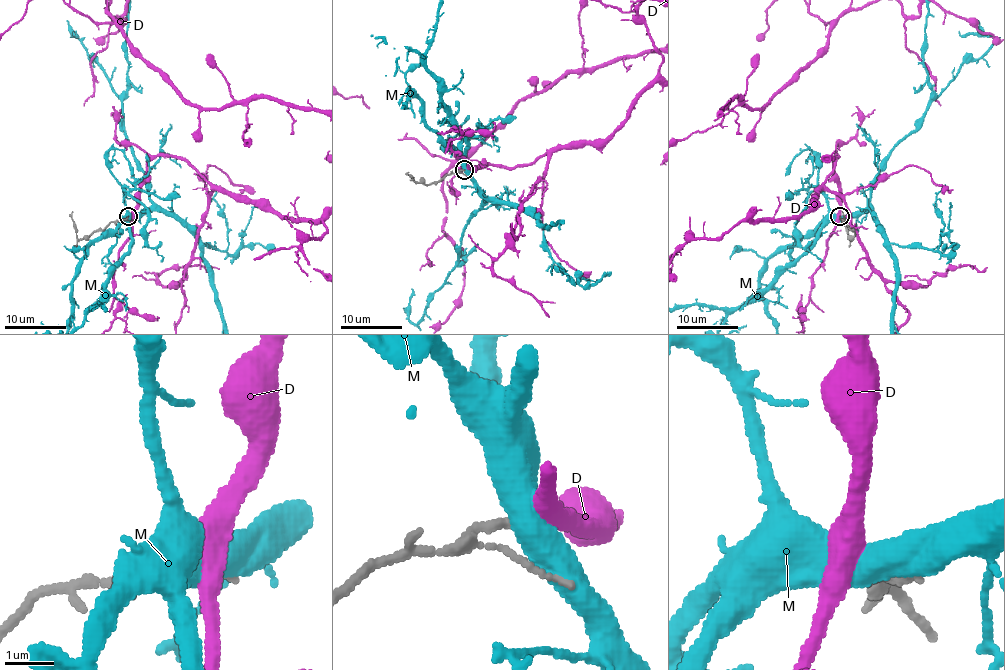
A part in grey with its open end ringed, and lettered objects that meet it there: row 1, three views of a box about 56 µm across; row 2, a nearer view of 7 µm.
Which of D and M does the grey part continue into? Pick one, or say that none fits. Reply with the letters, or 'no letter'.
D

